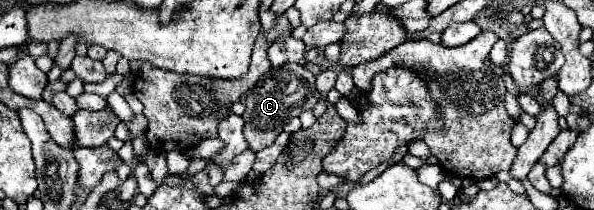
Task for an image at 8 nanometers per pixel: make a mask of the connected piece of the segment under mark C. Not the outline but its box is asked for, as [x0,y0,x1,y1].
[245,63,317,151]

